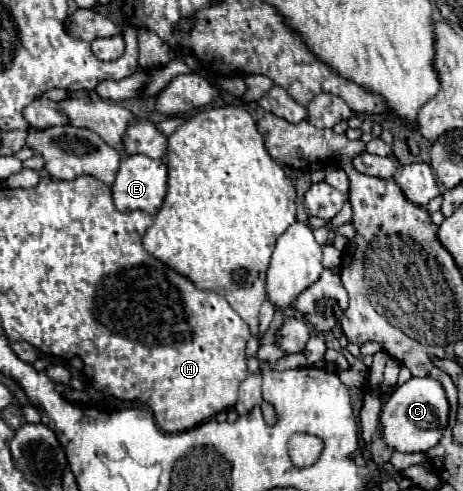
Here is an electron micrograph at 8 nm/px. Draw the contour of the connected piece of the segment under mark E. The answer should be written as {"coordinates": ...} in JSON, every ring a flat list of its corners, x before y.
{"coordinates":[[131,154,121,162,121,168,117,172,111,190,113,190,113,202,119,212,143,210,155,216,167,194,167,166,161,160,153,160,143,154]]}

